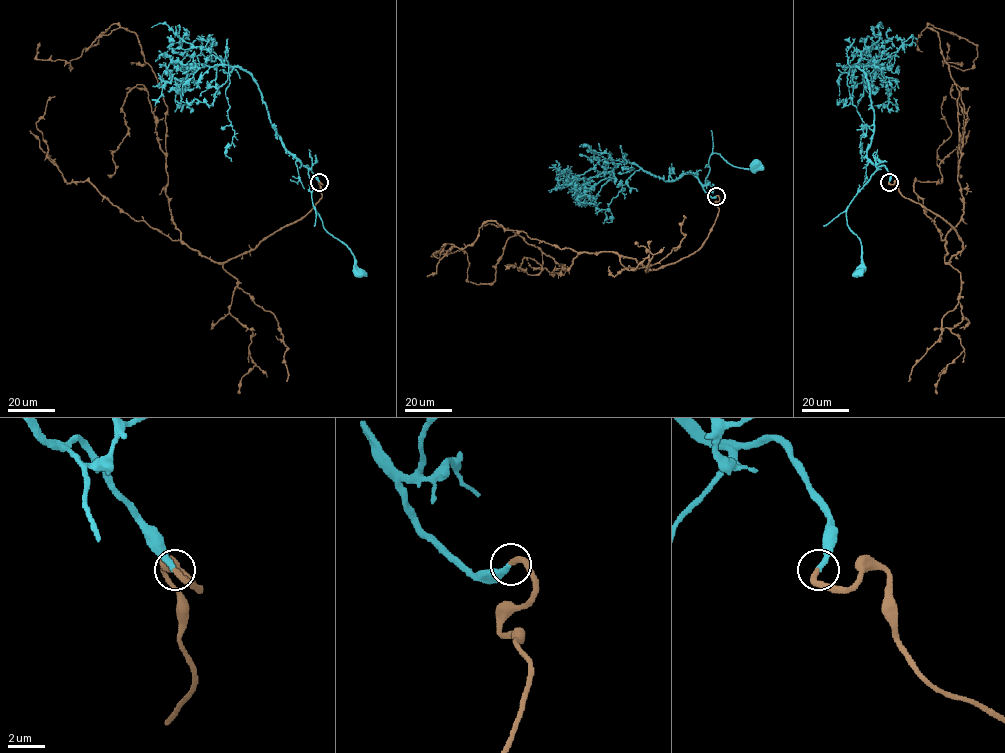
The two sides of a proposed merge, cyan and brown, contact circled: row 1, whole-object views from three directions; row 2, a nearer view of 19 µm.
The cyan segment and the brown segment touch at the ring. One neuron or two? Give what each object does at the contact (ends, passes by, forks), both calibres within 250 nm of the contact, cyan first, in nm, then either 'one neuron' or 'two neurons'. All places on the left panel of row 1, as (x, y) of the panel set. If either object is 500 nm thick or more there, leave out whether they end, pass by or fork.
cyan ends; brown ends; calibres 320 and 320 nm; one neuron

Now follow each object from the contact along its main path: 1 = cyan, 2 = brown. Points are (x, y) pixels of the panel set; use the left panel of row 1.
1: (319, 182), (306, 166), (313, 186), (311, 201), (323, 227), (345, 245), (354, 256), (359, 273)
2: (319, 182), (306, 214), (213, 261), (173, 221), (167, 106), (138, 36), (113, 23), (70, 70), (40, 43)

